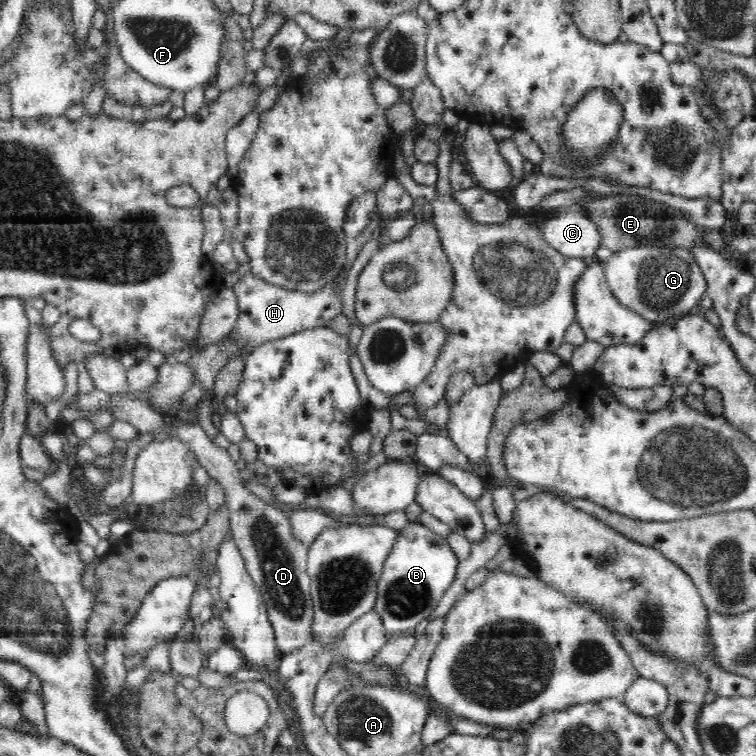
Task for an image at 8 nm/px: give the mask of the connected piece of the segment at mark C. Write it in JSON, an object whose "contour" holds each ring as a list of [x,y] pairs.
{"contour":[[[578,204],[561,209],[539,227],[552,248],[564,256],[583,258],[587,264],[601,245],[598,226],[581,212]]]}

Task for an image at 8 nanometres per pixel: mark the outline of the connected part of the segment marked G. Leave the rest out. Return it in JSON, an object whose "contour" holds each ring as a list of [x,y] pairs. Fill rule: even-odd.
{"contour":[[[632,246],[612,253],[602,265],[616,300],[654,324],[696,314],[707,290],[705,276],[695,257],[679,246]]]}

